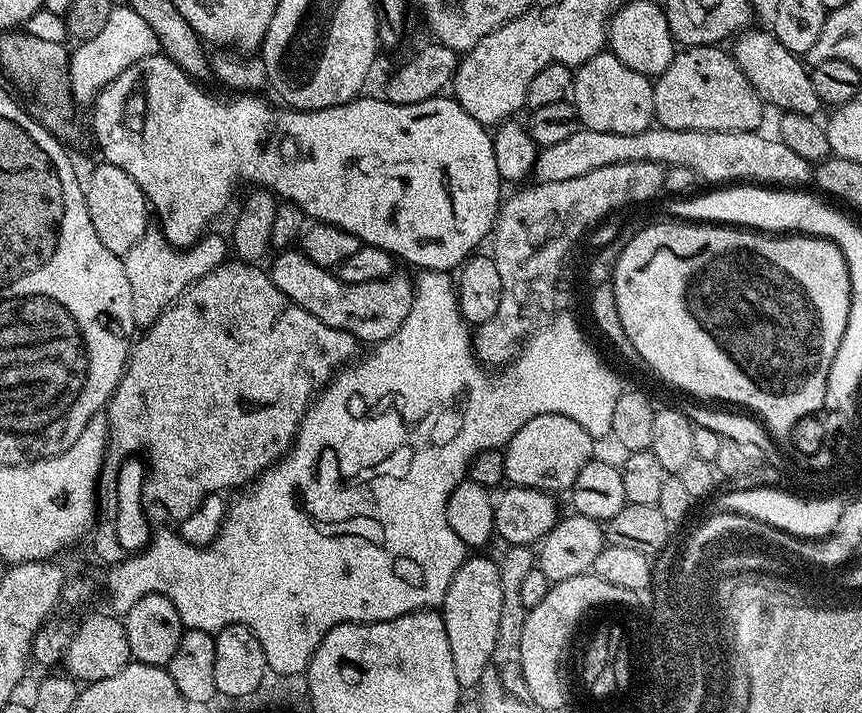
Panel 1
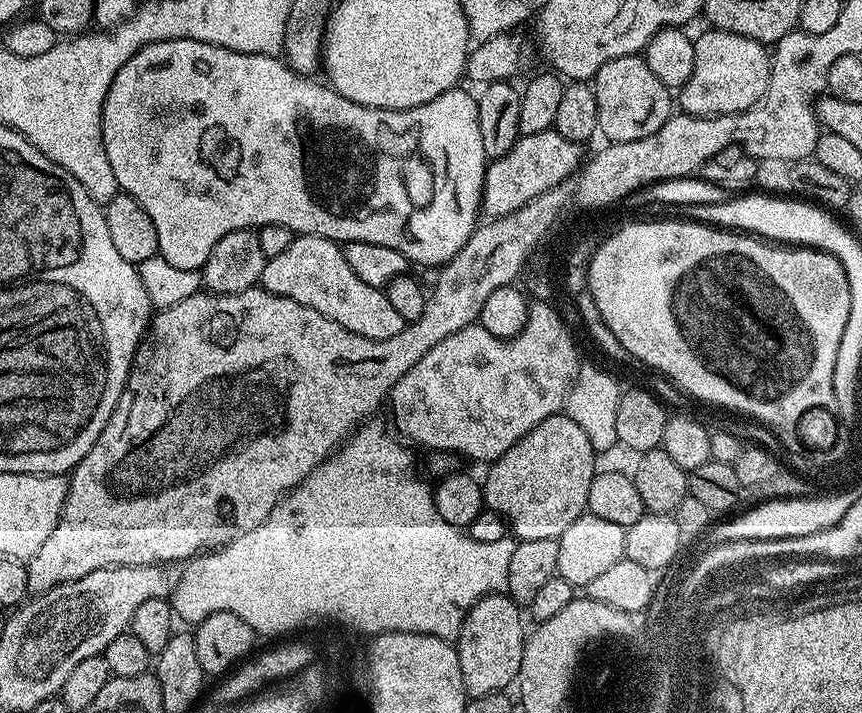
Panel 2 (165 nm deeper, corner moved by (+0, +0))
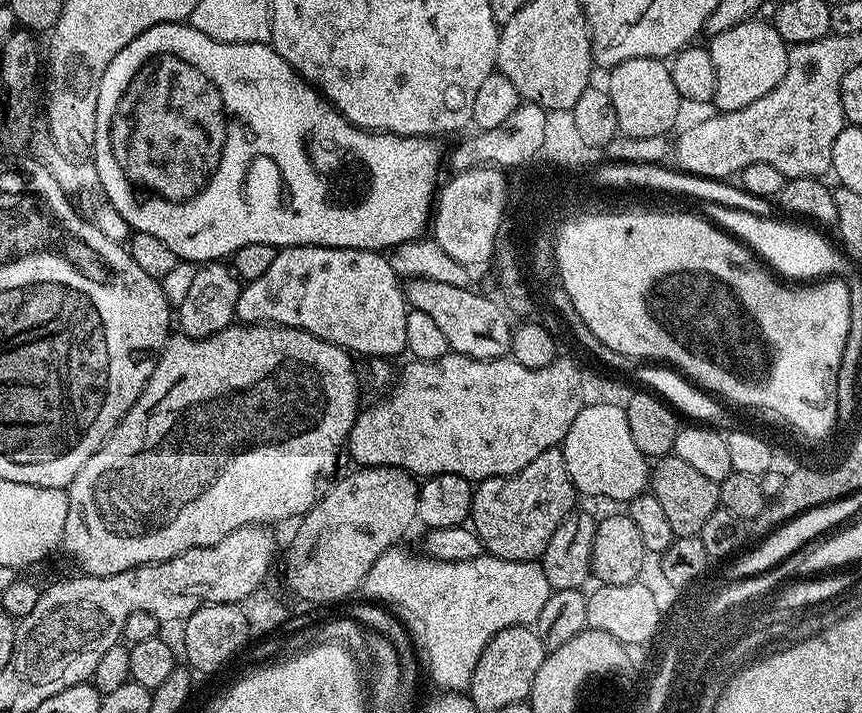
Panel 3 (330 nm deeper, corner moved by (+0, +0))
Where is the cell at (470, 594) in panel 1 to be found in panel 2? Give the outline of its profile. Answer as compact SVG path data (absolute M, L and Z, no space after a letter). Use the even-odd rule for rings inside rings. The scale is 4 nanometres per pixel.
M507 594L483 596L464 615L460 635L455 637L458 666L462 666L464 691L469 697L485 696L491 692L503 692L520 675L526 628L520 625L521 605Z

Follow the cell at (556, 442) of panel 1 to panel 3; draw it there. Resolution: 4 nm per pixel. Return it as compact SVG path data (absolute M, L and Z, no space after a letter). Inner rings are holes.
M559 447L546 450L520 472L479 481L472 494L470 526L482 538L487 555L503 560L539 561L554 530L577 507L578 493Z

